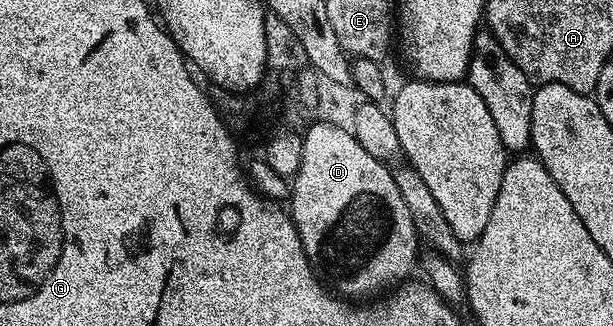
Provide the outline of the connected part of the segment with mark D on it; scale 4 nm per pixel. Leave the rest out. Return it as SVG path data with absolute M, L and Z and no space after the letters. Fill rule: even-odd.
M318 120L307 126L302 134L302 159L300 160L300 168L292 179L292 193L288 199L288 213L294 219L298 235L302 241L302 247L308 256L310 265L320 275L321 281L333 293L341 296L343 299L373 299L375 296L381 295L383 292L389 291L391 288L399 285L403 280L409 279L411 277L410 269L415 269L416 259L420 254L420 249L418 250L420 237L417 229L413 226L412 215L408 212L408 207L404 204L404 199L400 196L399 189L396 188L396 182L393 180L391 171L391 167L385 161L376 159L371 153L366 152L356 141L353 133L344 128L336 128L332 124Z

